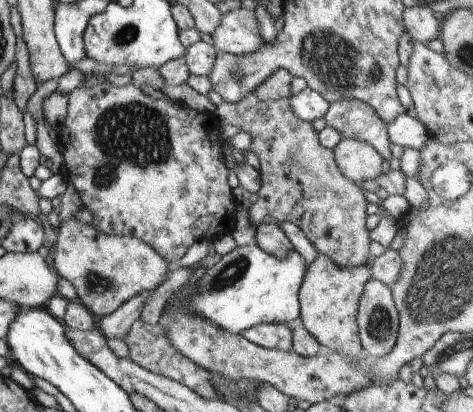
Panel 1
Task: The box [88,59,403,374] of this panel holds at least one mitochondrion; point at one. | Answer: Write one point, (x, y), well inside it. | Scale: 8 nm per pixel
(136, 133)

